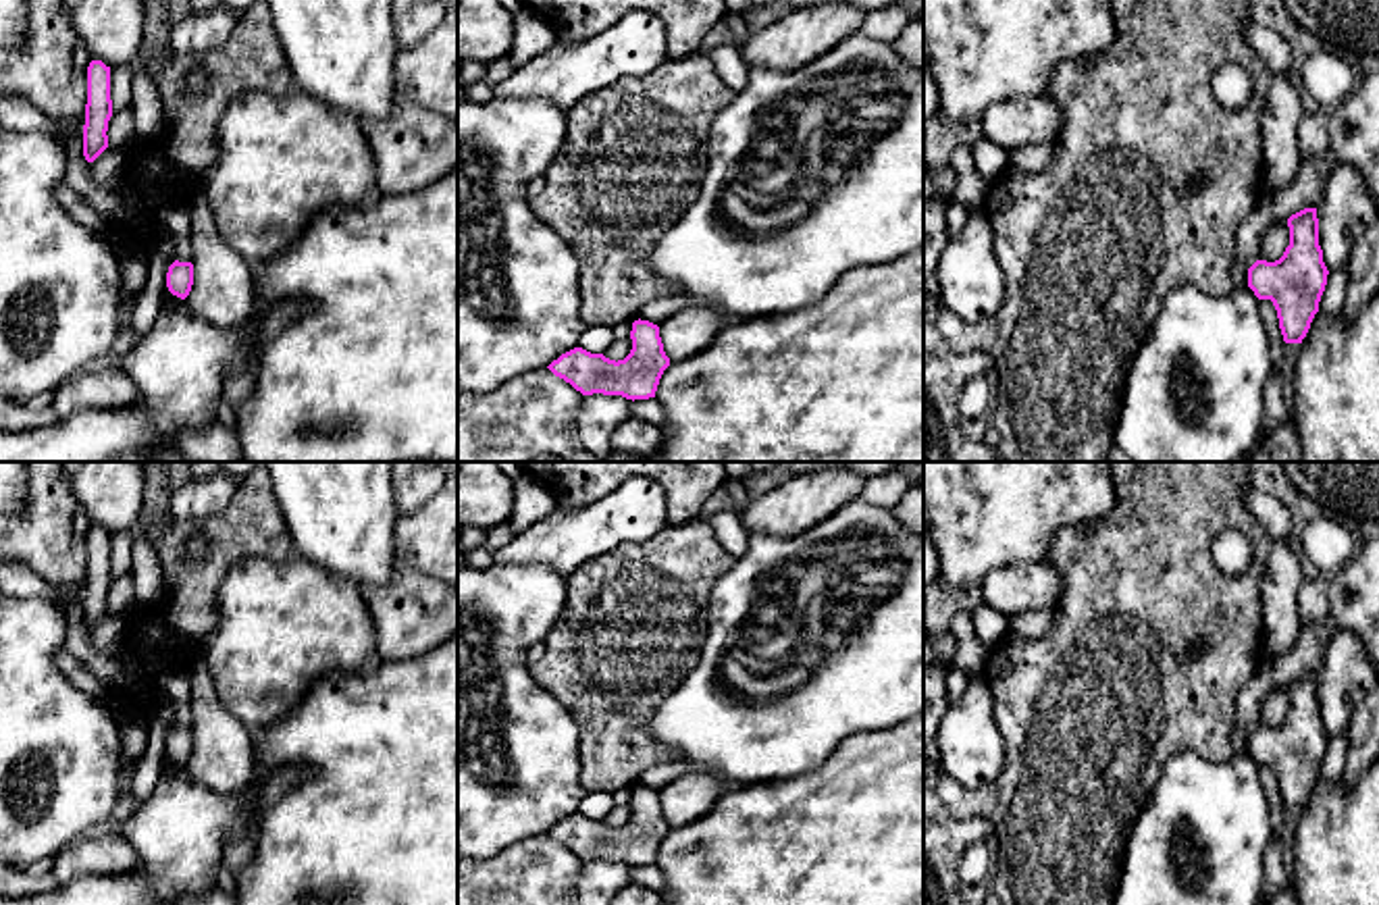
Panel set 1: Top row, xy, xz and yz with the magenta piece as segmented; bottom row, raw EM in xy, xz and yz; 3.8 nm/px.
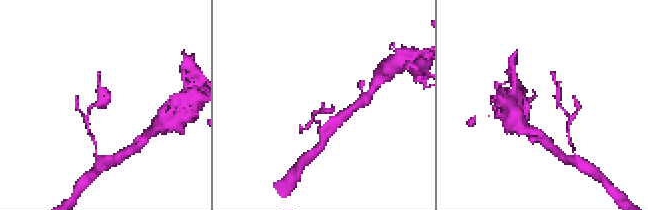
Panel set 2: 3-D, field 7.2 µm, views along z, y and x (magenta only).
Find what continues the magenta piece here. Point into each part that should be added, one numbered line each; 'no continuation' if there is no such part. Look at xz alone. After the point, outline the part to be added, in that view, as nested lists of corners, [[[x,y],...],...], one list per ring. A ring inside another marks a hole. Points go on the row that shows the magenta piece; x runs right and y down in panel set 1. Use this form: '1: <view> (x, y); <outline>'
no continuation

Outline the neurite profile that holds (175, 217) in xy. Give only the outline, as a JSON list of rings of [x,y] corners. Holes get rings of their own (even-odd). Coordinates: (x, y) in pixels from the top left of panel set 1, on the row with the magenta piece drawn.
[[[168,204],[158,218],[168,229],[175,260],[191,262],[191,221],[187,208],[183,204]]]

